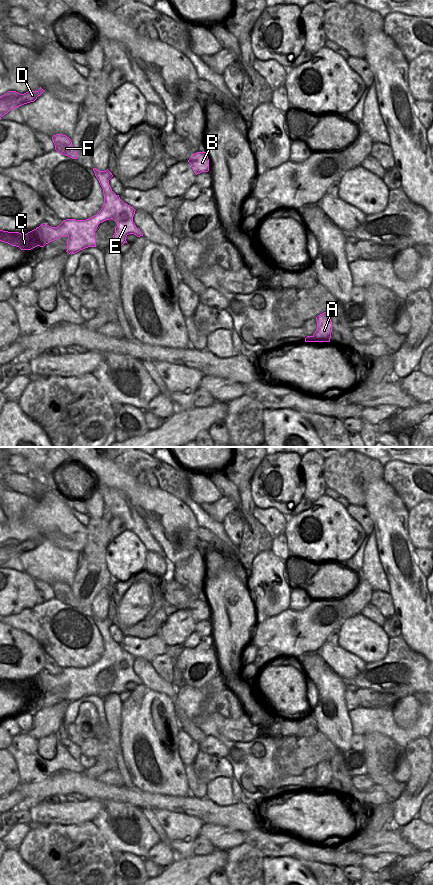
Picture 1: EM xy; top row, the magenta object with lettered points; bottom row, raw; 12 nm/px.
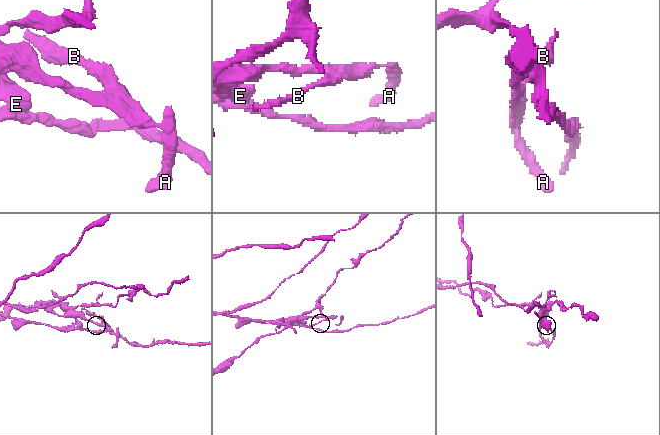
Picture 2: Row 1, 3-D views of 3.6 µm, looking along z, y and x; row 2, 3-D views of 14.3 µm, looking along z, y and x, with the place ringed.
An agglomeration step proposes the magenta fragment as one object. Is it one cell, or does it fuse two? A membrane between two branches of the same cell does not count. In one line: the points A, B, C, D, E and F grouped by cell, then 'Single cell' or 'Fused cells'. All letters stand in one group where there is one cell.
Groups: A B D E F / C. Fused cells.

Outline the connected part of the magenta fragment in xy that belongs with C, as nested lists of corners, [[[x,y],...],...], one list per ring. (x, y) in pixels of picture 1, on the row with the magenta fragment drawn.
[[[0,230],[0,241],[19,247],[21,250],[31,250],[37,247],[37,244],[34,243],[26,234],[21,234],[19,232]]]

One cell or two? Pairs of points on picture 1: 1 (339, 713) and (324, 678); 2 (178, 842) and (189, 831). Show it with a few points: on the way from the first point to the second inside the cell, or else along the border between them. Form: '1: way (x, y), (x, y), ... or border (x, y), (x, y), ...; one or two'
1: way (337, 704), (330, 697), (329, 687); one
2: way (181, 839), (186, 834); one

